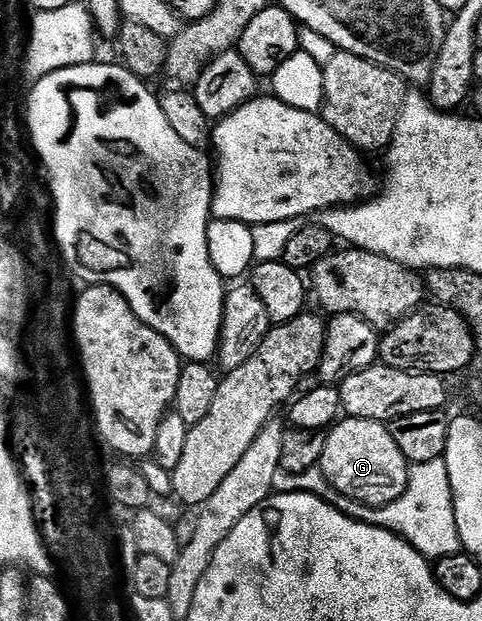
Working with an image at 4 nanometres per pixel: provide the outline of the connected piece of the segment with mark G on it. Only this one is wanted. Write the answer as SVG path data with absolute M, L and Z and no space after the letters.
M343 417L326 432L325 453L321 453L318 468L323 476L345 497L370 507L384 507L409 485L412 464L401 453L393 433L386 423Z

